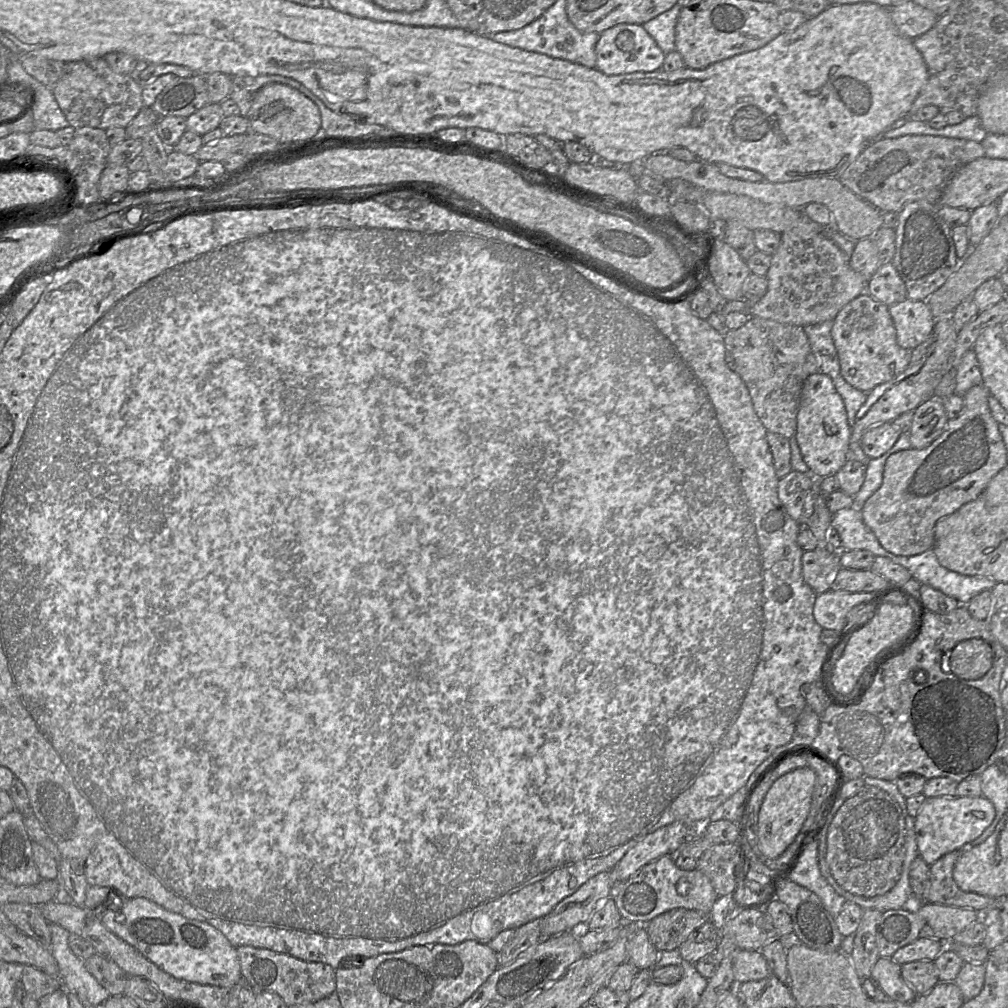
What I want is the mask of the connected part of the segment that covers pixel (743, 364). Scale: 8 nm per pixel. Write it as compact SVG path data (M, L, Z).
M750 317L742 327L725 331L724 344L727 363L746 384L755 412L766 430L787 439L794 437L801 391L807 377L804 363L811 353L804 328Z

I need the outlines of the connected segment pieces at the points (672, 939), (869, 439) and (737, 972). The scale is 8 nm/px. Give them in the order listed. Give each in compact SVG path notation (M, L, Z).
M675 908L650 920L645 927L651 943L659 952L672 951L707 921L710 921L707 913Z
M892 422L875 425L863 434L860 448L869 458L879 458L894 446L902 432Z
M737 949L732 968L736 985L761 980L771 974L769 964L759 950Z

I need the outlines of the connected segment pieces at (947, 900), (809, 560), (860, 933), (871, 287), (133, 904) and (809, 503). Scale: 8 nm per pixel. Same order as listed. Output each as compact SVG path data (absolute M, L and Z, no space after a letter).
M953 851L929 866L930 879L922 895L922 902L969 908L984 912L994 898L962 891L953 880L953 869L961 851Z
M818 548L803 551L802 575L816 594L832 589L832 583L840 568L839 551Z
M865 909L857 931L854 947L850 955L853 967L865 994L873 1001L890 1001L889 997L877 986L871 976L872 968L880 958L877 944L877 925L882 912Z
M885 262L877 269L867 283L866 292L887 306L907 299L906 285L892 262Z
M143 897L128 899L119 910L105 911L100 920L108 930L175 978L220 987L232 987L242 980L236 947L208 923L171 912Z
M792 470L778 481L778 498L789 516L805 526L814 511L819 479L810 473Z

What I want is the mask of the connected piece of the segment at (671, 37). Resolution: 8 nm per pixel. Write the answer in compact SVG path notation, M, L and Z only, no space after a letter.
M679 2L671 9L659 14L643 24L644 29L655 40L659 48L665 53L676 50L676 24L683 2Z

